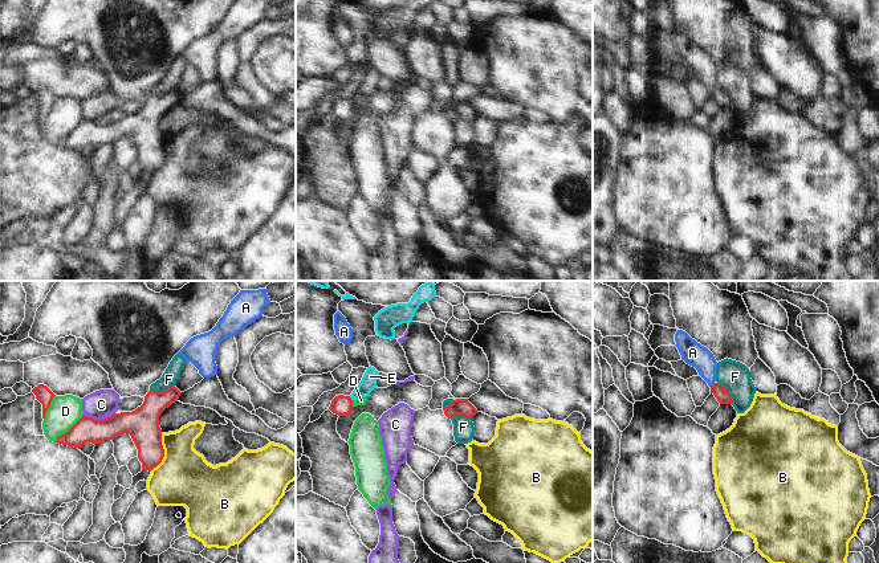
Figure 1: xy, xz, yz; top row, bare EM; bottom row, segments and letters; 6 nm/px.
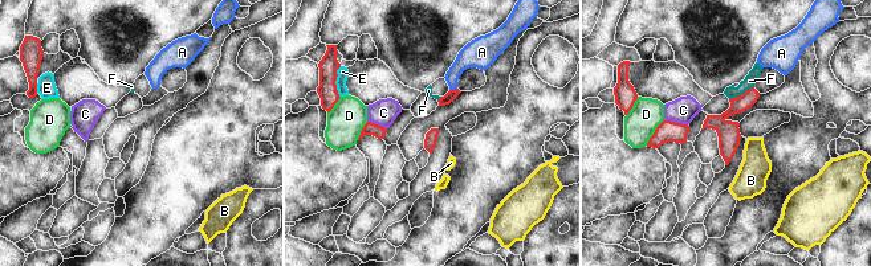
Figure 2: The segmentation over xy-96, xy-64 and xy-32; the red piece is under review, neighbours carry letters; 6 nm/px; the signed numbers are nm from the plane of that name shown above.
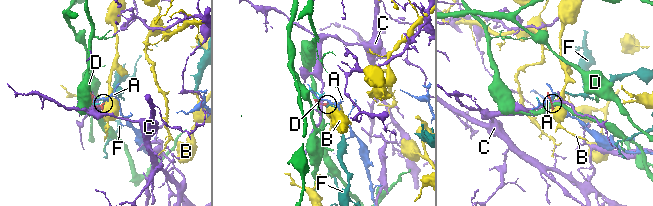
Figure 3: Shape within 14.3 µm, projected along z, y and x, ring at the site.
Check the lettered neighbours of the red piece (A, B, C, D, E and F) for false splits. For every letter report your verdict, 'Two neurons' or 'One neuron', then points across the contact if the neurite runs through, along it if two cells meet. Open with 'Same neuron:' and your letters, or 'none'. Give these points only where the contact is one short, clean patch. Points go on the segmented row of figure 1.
Same neuron: A
A: One neuron. Path across: yz (723, 396), (713, 384), (705, 366), (692, 353)
B: Two neurons. Boundary: xy (162, 433), (163, 459), (150, 470)
C: Two neurons. Boundary: xy (114, 412), (102, 419), (84, 416)
D: Two neurons. Boundary: xy (82, 415), (55, 441)
E: Two neurons. Boundary: xz (349, 396), (351, 400)
F: Two neurons. Boundary: xy (174, 386), (162, 391), (150, 391)

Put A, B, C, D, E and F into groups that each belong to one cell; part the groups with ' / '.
A / B / C / D / E / F

